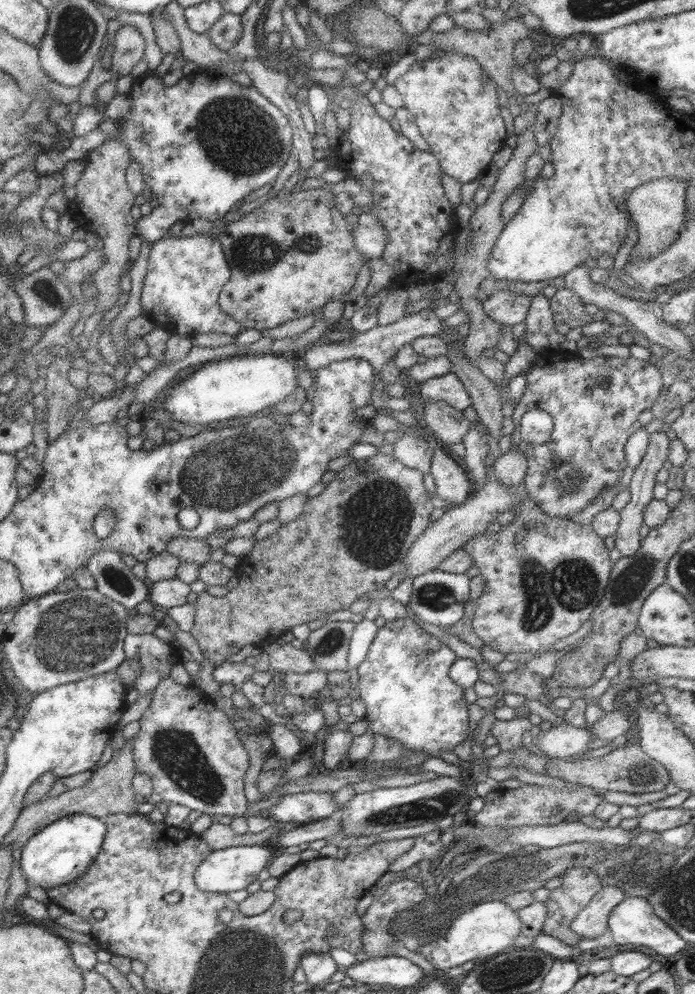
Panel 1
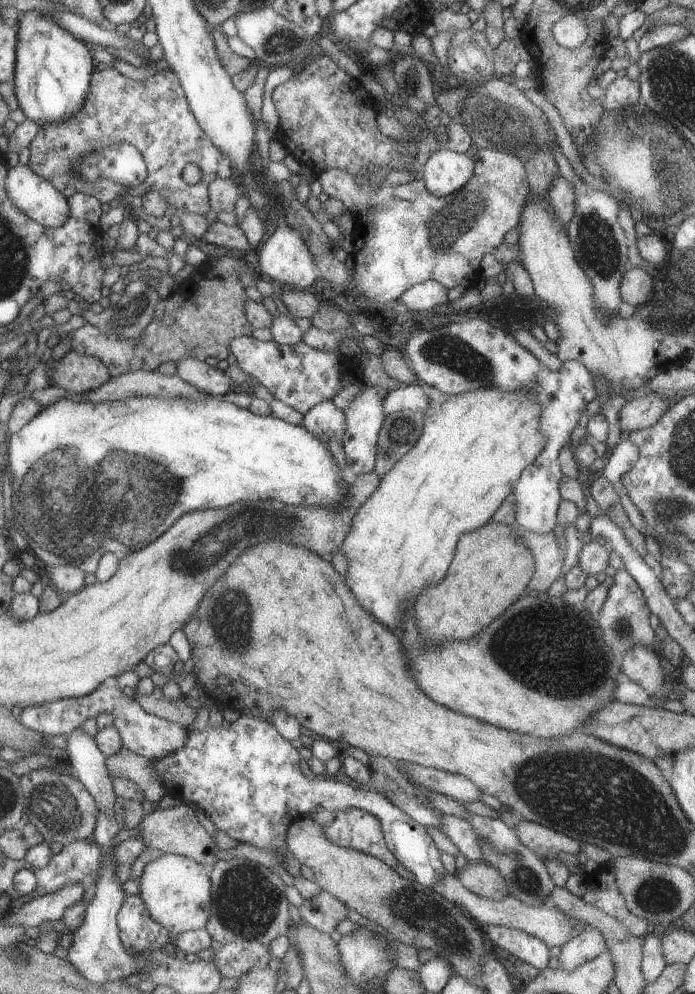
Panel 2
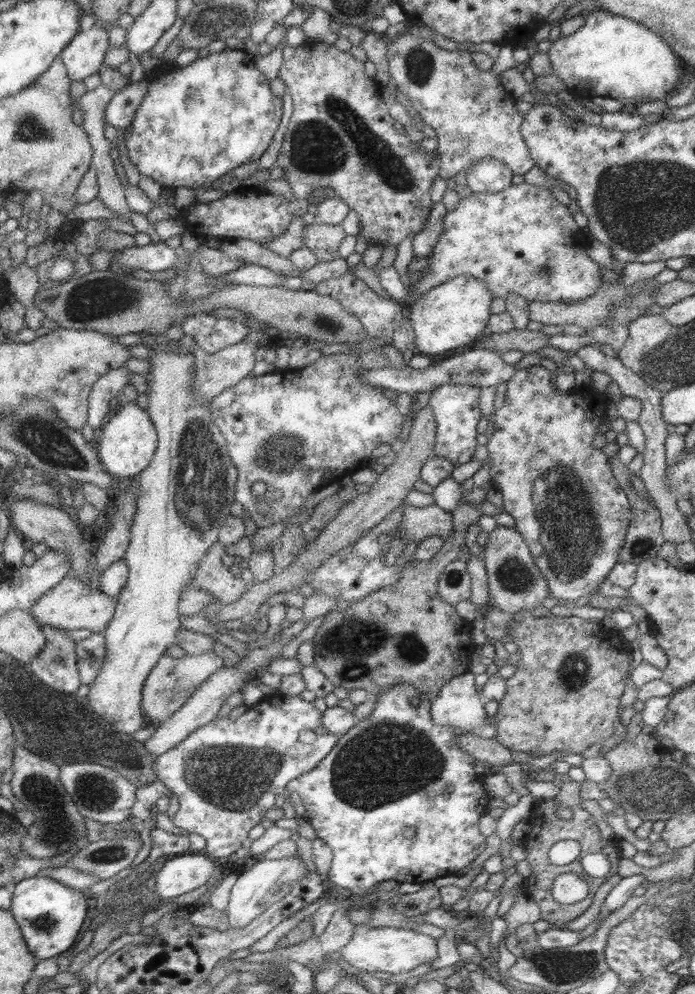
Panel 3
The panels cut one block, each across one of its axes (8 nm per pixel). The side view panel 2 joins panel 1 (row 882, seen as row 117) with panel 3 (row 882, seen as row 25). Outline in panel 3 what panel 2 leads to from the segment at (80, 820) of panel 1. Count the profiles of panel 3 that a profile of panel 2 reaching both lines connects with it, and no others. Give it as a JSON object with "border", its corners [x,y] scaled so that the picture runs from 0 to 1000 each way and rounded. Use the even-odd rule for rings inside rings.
{"border":[[[45,881],[20,889],[13,918],[20,922],[39,950],[39,956],[52,966],[81,963],[98,958],[125,922],[124,897],[111,896],[73,883]]]}

